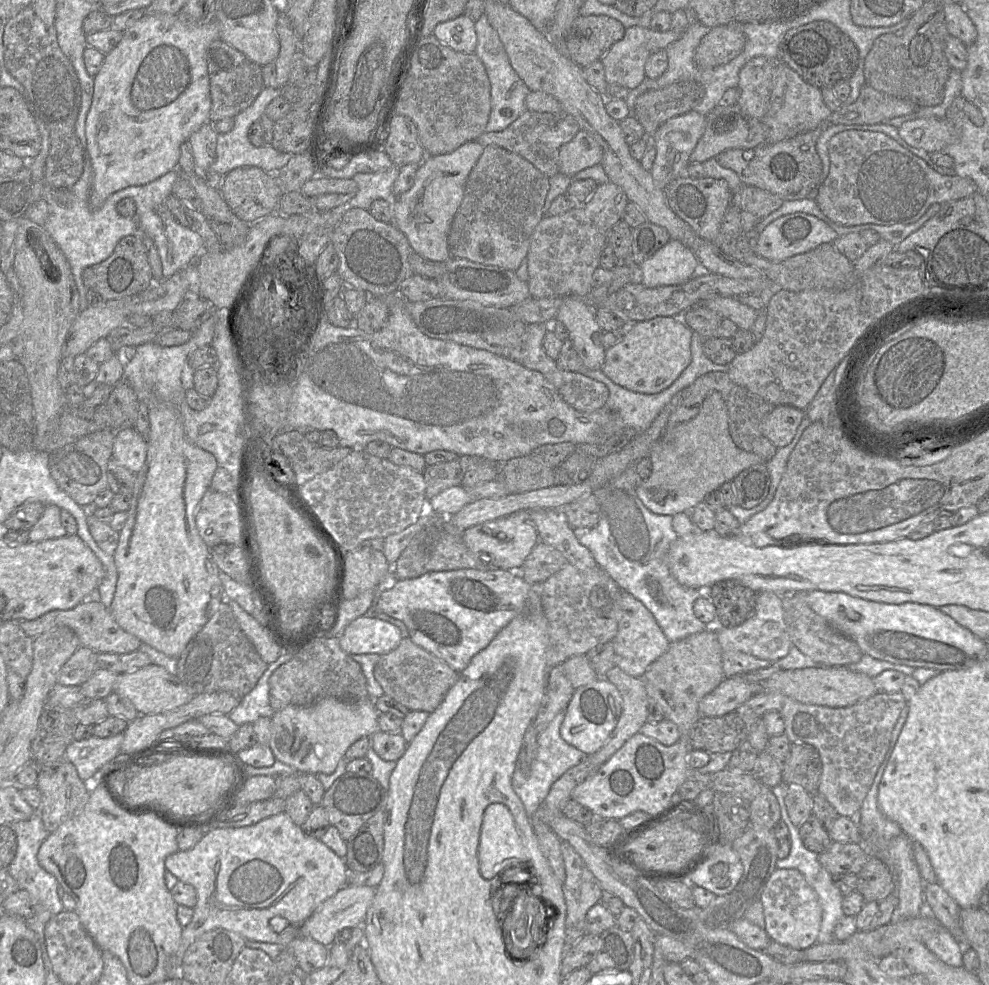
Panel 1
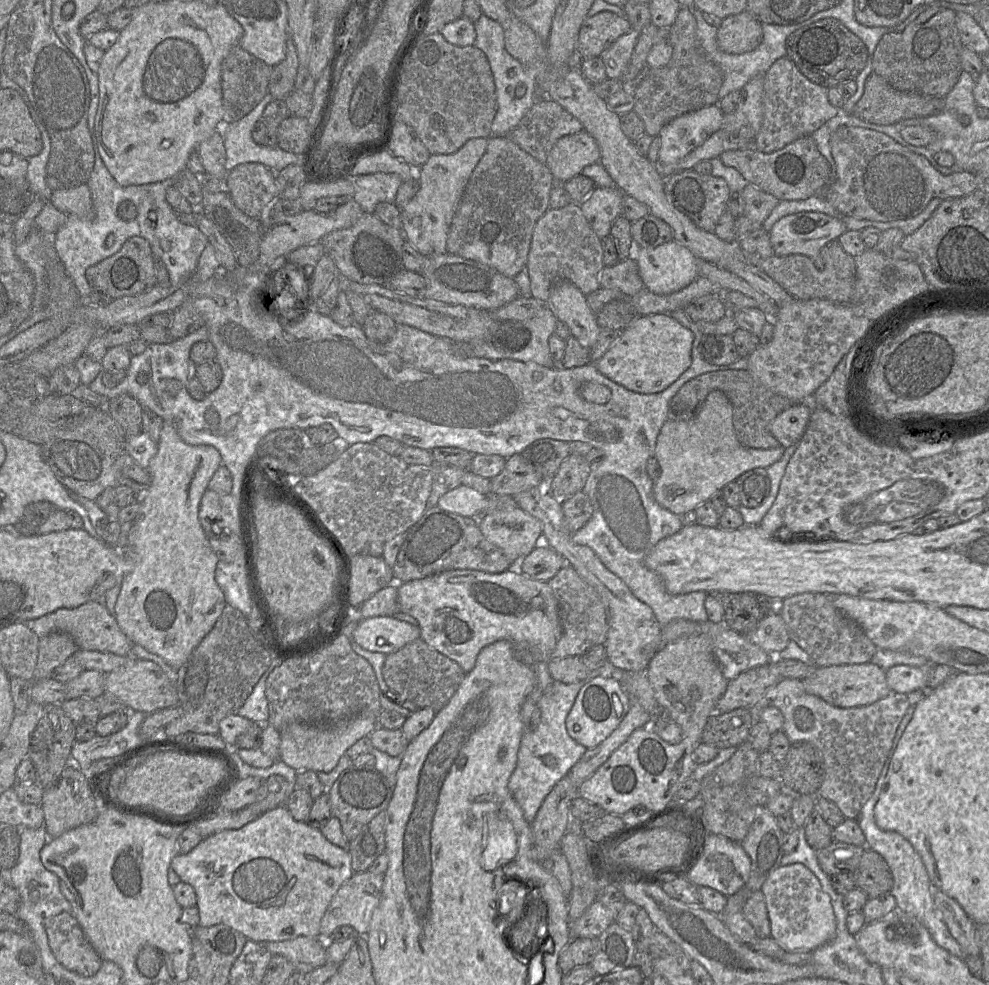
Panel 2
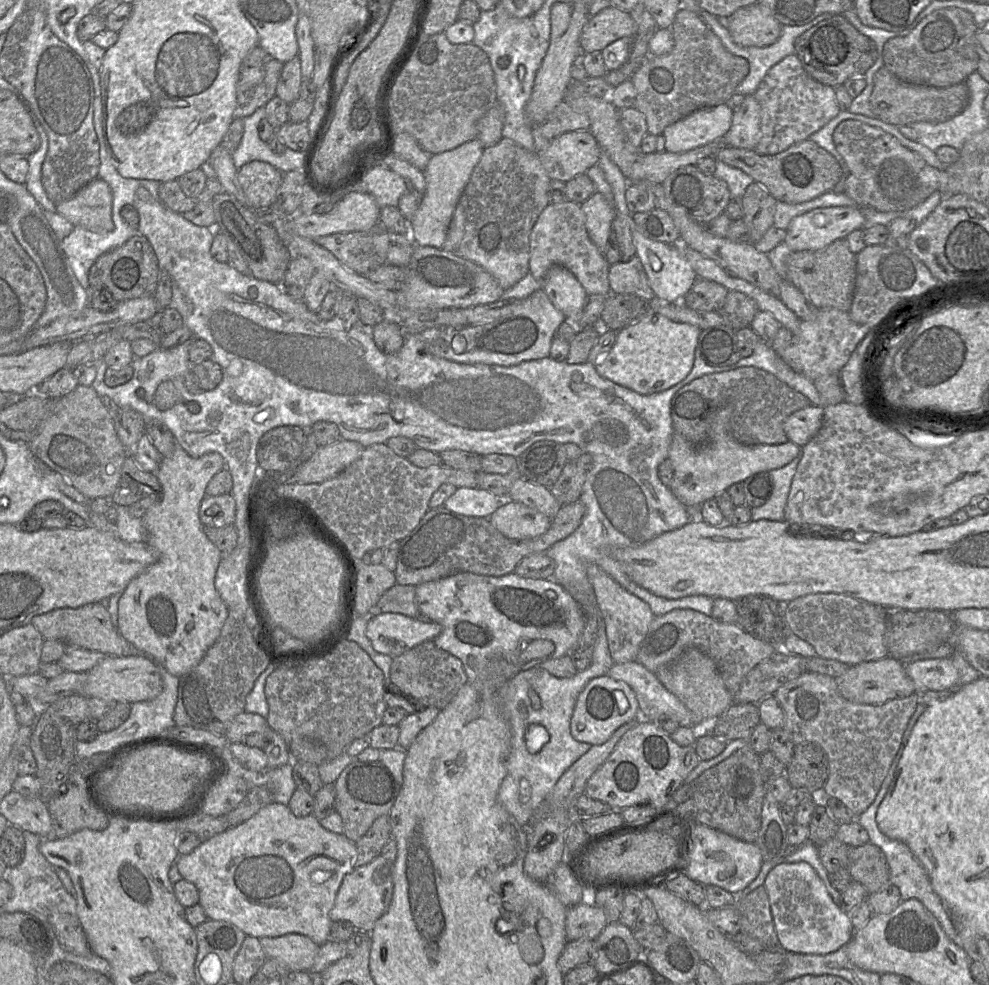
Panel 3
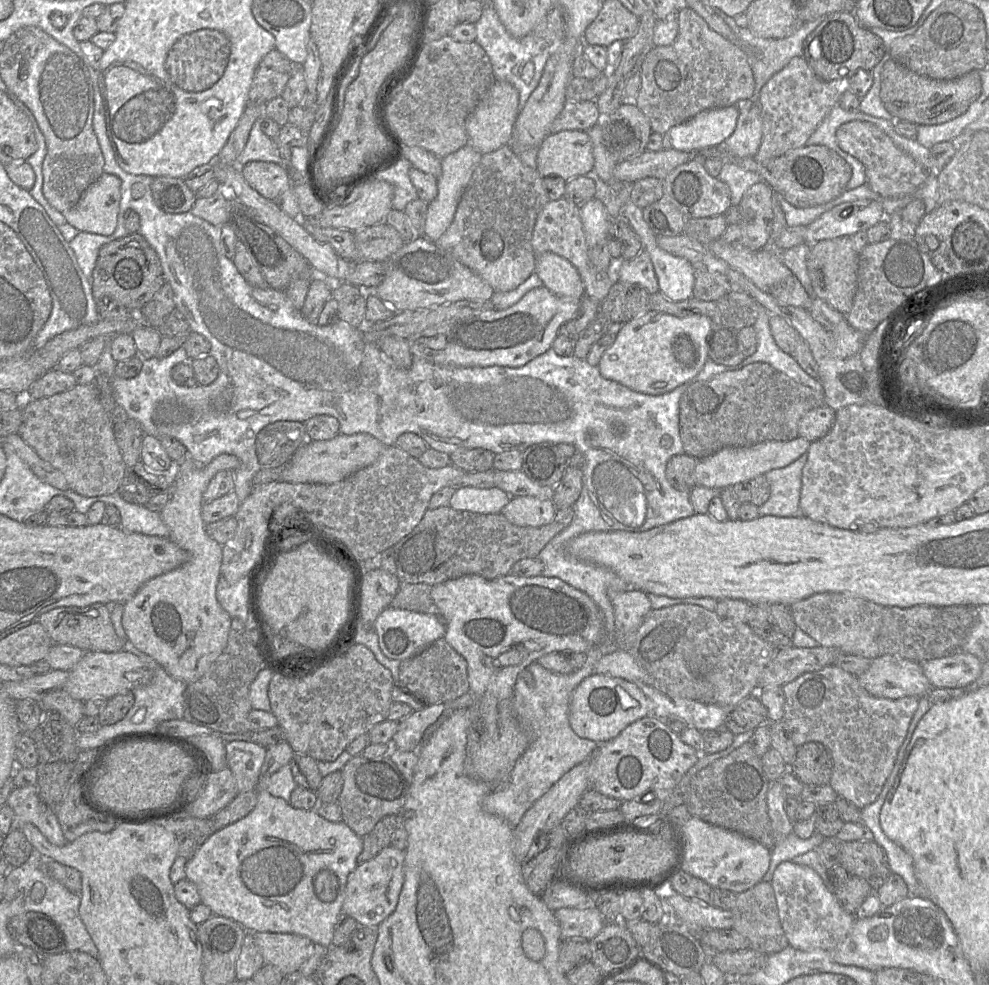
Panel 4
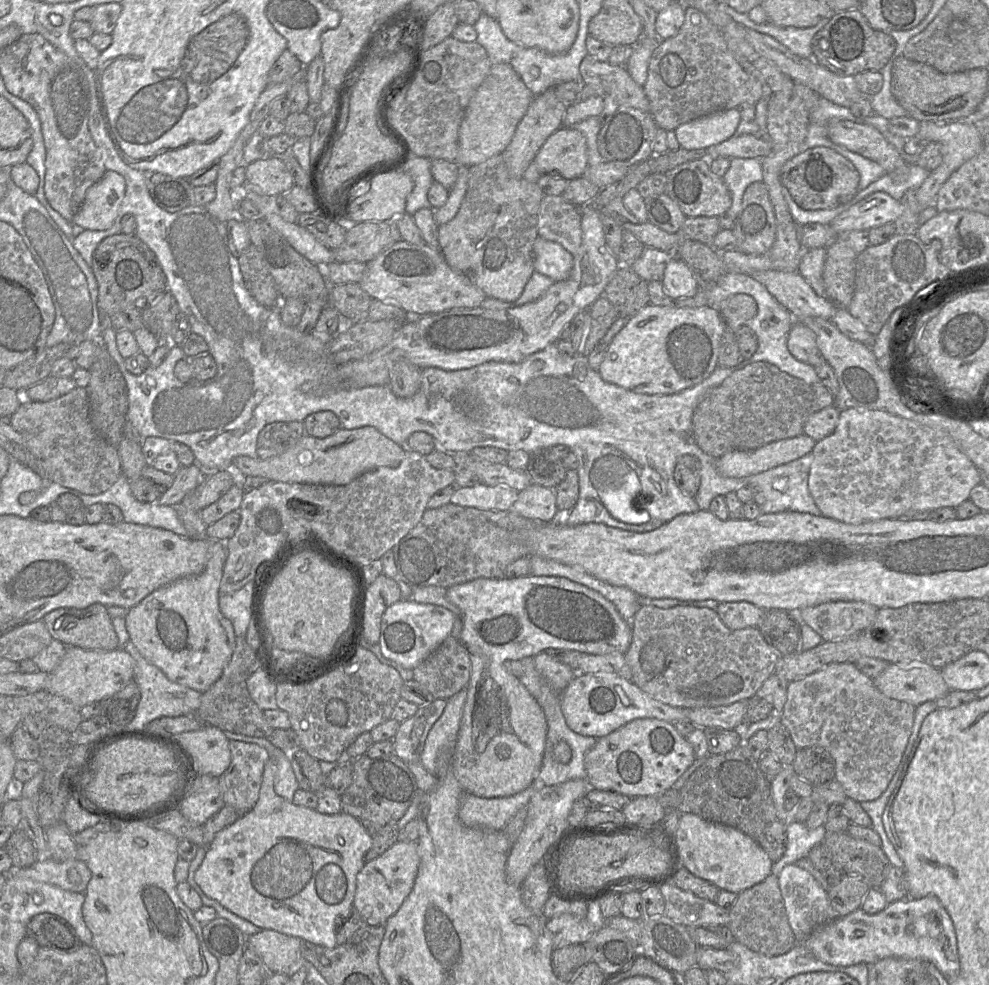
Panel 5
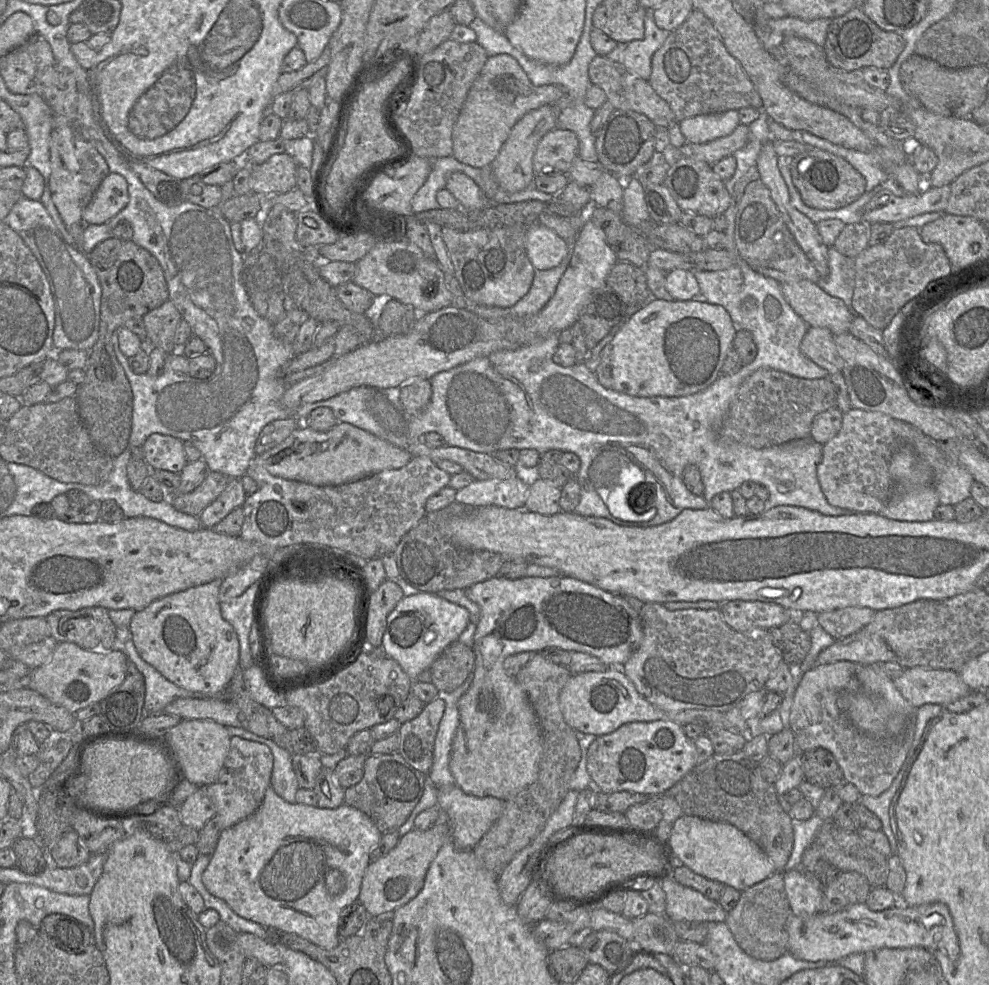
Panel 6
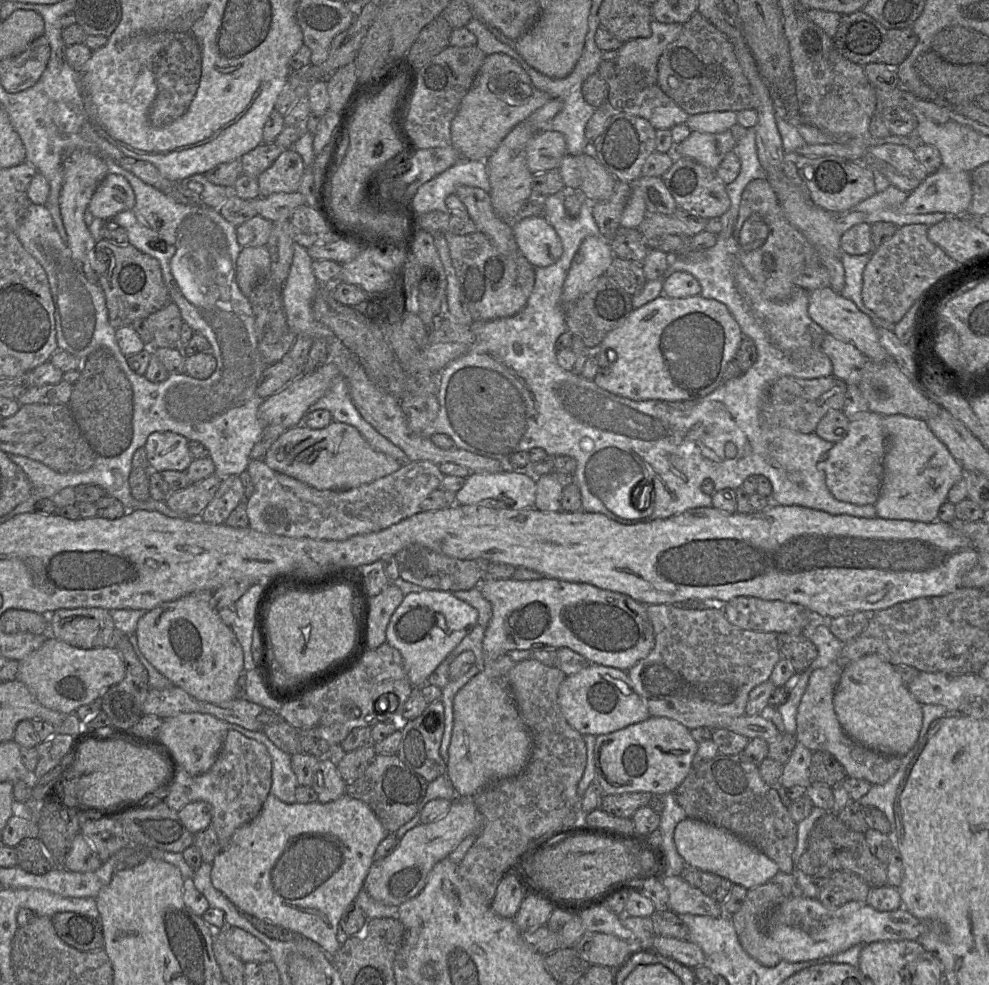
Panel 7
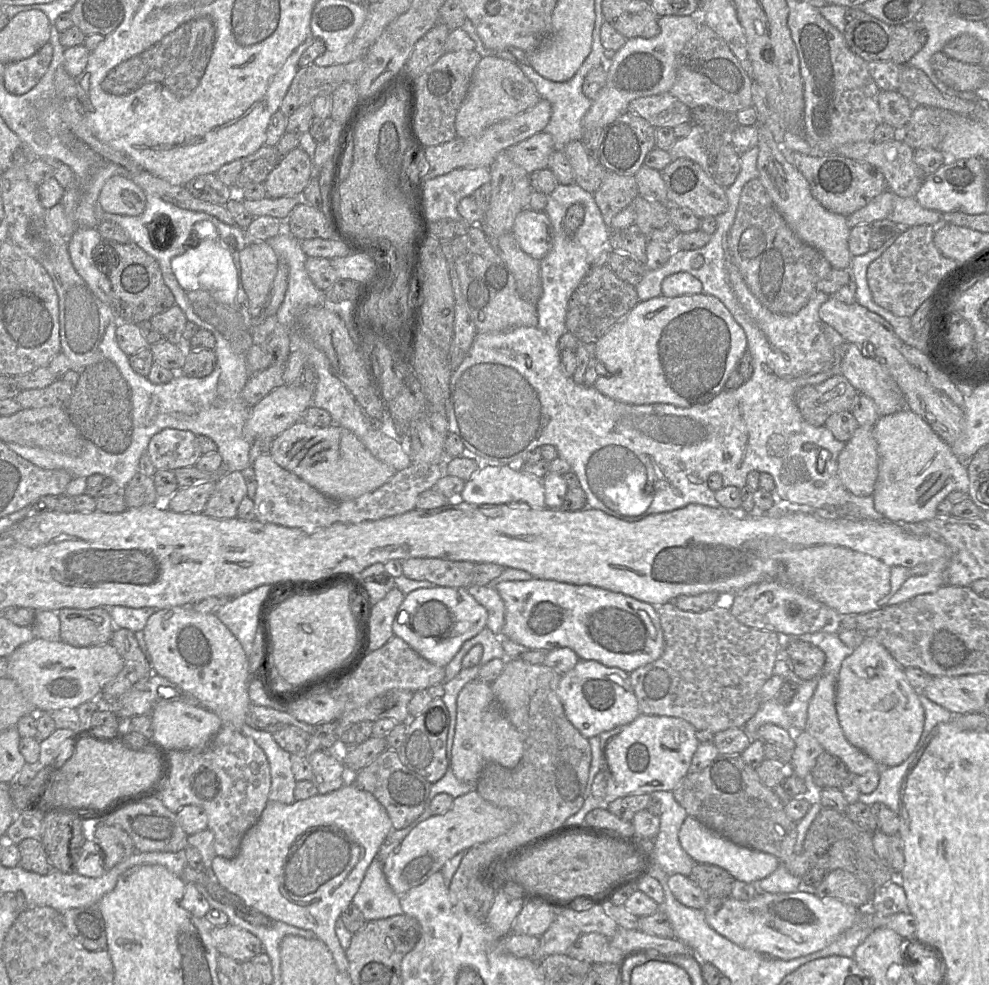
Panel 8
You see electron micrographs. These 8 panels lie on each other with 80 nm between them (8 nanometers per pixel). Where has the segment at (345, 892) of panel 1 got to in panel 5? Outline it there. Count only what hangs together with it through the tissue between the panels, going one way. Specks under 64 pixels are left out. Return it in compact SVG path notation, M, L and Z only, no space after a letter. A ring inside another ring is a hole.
M397 841L379 857L366 862L357 874L353 908L365 924L381 925L395 914L411 892L419 868L417 841Z

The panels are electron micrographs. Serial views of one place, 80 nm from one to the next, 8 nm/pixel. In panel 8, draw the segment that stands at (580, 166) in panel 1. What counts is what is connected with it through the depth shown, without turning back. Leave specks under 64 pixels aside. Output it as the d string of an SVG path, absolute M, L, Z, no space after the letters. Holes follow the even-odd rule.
M542 131L508 148L512 160L528 174L548 167L550 154L555 150L551 134Z

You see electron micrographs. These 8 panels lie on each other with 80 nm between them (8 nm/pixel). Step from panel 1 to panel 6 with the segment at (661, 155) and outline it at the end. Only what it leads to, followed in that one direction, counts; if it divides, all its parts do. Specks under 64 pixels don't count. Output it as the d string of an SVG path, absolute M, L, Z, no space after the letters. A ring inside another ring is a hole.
M737 110L698 115L679 123L687 143L701 144L731 134L740 124Z

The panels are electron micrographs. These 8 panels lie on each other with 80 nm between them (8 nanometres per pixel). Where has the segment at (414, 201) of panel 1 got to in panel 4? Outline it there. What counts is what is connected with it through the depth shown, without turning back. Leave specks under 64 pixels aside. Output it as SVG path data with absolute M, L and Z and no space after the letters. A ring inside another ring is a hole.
M467 144L441 159L442 172L437 177L438 192L435 199L428 203L424 225L424 237L436 242L451 225L460 199L481 157L481 153Z

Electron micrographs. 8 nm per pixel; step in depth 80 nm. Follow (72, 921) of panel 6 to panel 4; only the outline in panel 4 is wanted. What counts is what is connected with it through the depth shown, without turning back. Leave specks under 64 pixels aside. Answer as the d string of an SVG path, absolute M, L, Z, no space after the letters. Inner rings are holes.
M26 912L17 915L9 921L8 930L16 942L32 948L41 956L67 952L63 932L44 913Z

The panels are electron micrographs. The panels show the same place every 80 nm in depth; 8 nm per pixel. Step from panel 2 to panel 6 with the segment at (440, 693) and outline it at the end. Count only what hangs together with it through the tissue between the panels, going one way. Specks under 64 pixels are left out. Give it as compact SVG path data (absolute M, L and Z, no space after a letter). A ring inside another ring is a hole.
M455 641L430 666L431 683L439 692L451 692L464 683L473 668L474 651Z

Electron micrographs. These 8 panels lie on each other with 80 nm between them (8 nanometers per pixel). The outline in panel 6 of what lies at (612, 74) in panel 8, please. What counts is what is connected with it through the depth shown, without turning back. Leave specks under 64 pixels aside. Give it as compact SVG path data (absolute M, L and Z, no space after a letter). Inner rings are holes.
M647 10L644 29L643 39L625 45L621 63L631 74L648 81L651 75L652 57L671 32L662 30L656 25L652 10Z

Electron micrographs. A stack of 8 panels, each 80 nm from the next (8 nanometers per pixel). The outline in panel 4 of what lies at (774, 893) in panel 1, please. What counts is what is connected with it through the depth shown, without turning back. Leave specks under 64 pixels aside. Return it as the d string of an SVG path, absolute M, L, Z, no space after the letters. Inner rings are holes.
M784 861L775 869L770 882L789 946L804 951L813 949L831 951L850 932L855 921L854 915L840 906L835 895L828 891L820 876L812 868Z

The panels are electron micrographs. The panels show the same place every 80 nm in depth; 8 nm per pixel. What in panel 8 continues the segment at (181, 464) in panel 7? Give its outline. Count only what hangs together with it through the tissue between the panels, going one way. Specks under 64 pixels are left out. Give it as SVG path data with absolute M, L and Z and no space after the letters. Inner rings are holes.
M172 428L151 438L147 454L157 470L168 471L194 466L202 456L196 434Z

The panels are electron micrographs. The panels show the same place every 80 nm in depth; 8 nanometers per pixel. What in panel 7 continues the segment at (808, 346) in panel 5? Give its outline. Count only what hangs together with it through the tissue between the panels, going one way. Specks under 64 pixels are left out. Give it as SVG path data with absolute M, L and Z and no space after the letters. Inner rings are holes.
M826 334L821 343L822 352L830 359L832 376L847 385L858 385L861 369L869 361L854 345L843 342L831 334Z

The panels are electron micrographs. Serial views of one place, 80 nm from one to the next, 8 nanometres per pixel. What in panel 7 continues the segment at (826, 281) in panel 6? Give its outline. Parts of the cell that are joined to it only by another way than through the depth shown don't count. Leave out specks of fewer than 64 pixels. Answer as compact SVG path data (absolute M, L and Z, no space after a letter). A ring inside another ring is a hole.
M875 249L863 255L849 255L846 253L839 255L839 259L845 271L845 286L840 292L840 295L854 302L862 313L872 319L876 328L885 328L889 331L893 331L895 324L887 322L875 315L871 310L865 307L862 300L863 271L874 251Z

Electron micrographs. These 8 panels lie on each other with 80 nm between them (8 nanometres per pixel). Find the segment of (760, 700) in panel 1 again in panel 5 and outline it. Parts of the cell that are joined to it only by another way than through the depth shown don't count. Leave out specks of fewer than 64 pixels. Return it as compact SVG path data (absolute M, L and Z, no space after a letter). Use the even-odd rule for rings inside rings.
M832 663L817 672L789 682L787 686L787 700L781 713L781 723L787 729L797 749L802 749L814 745L825 748L831 754L835 762L834 779L836 779L842 785L848 798L861 803L877 799L886 790L902 760L903 753L907 746L914 722L915 708L916 707L910 703L895 700L885 696L874 685L873 679L858 670L854 663Z

